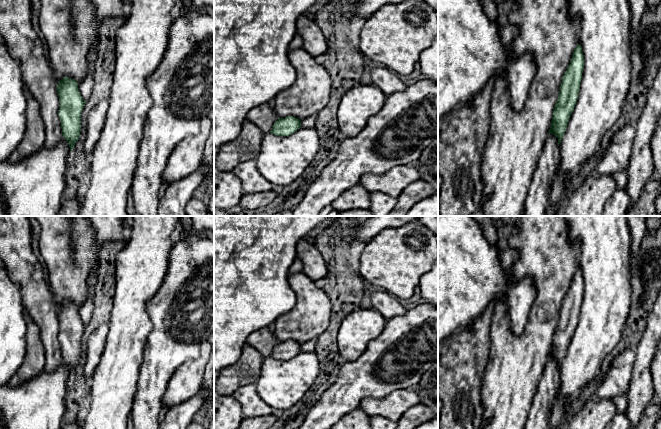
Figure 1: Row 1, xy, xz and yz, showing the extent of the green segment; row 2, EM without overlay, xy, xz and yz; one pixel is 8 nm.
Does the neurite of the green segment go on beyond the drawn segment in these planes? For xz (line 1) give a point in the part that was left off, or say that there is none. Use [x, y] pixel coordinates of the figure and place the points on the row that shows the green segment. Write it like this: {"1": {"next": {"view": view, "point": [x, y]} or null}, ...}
{"1": {"next": {"view": "xz", "point": [310, 93]}}}

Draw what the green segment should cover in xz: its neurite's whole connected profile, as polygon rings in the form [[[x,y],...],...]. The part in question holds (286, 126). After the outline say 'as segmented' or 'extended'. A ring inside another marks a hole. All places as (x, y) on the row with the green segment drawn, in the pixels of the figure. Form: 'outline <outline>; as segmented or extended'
outline [[[304,48],[289,50],[288,58],[296,71],[296,79],[292,86],[274,98],[274,110],[279,119],[274,123],[270,133],[276,136],[290,136],[301,128],[303,119],[318,114],[328,104],[332,89],[332,79],[328,71]]]; extended

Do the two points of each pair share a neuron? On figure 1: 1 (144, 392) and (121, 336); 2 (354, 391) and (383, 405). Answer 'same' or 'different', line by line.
1: different
2: different

